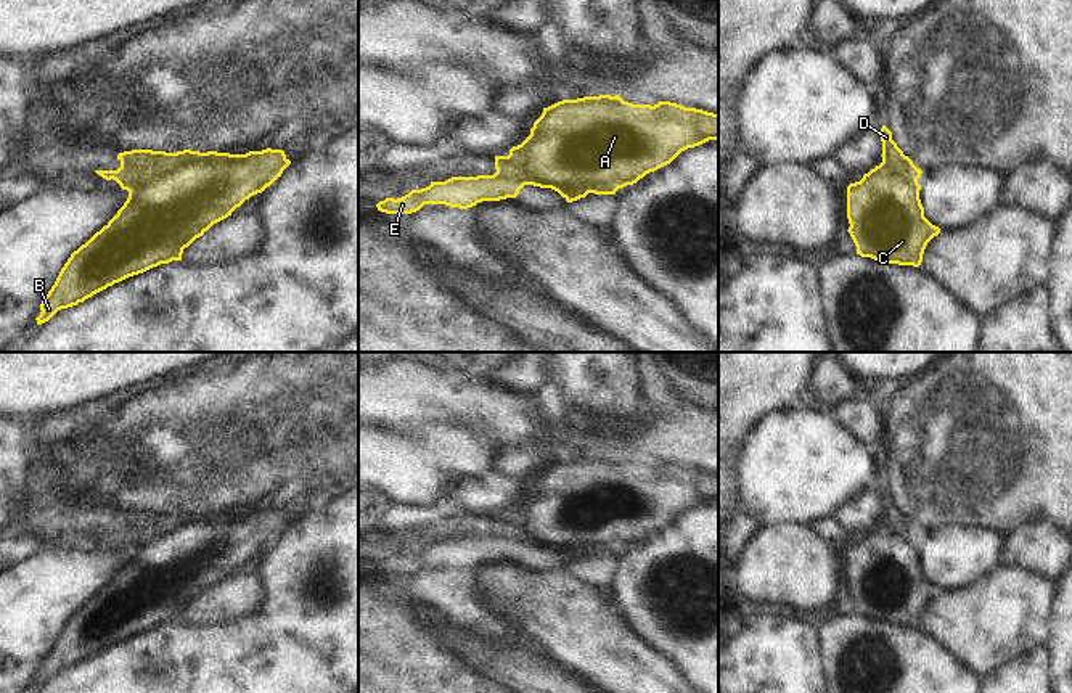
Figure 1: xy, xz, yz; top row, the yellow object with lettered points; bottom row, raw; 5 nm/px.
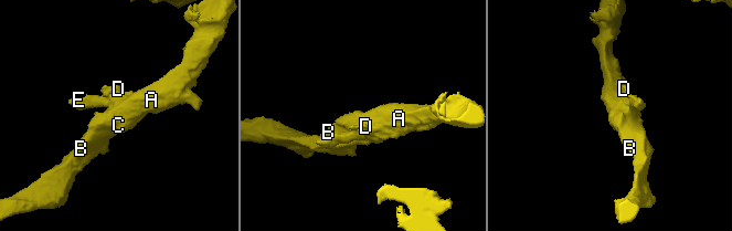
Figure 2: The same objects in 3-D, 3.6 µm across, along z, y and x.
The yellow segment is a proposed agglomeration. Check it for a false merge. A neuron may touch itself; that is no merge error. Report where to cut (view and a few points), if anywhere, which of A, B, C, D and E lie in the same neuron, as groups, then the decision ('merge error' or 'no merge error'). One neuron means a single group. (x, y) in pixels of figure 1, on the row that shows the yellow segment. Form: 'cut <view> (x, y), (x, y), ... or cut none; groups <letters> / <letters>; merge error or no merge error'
cut yz (883, 161), (918, 192); groups A B C / D E; merge error

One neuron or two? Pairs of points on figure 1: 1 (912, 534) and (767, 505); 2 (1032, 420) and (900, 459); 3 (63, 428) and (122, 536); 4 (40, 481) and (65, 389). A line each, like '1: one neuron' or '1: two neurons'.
1: two neurons
2: one neuron
3: one neuron
4: two neurons

